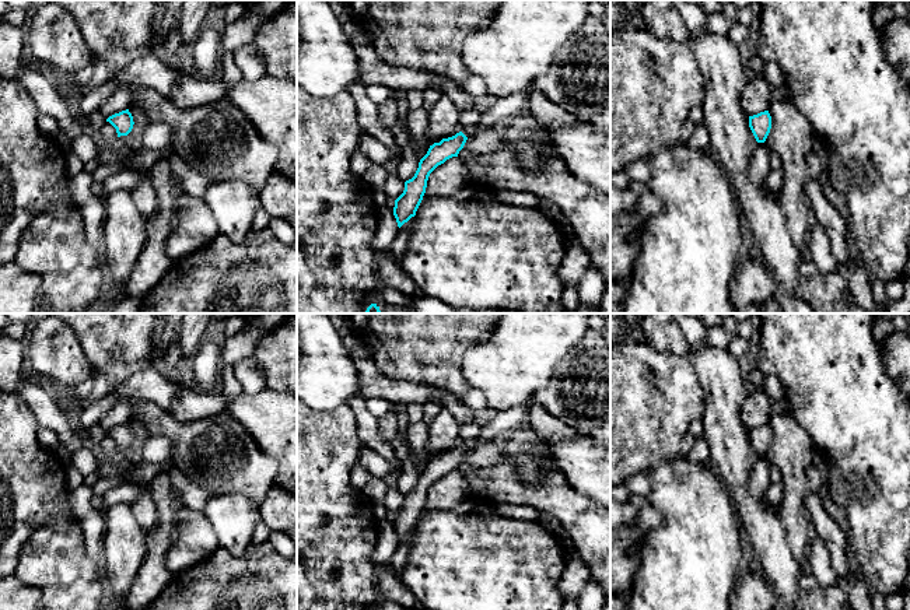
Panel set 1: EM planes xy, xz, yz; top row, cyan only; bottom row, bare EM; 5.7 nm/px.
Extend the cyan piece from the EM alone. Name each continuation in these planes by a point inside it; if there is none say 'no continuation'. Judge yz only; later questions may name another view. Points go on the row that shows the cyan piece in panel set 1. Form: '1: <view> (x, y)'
no continuation

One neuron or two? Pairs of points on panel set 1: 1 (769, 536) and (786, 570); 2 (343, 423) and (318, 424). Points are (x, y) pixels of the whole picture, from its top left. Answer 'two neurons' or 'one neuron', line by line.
1: one neuron
2: one neuron

